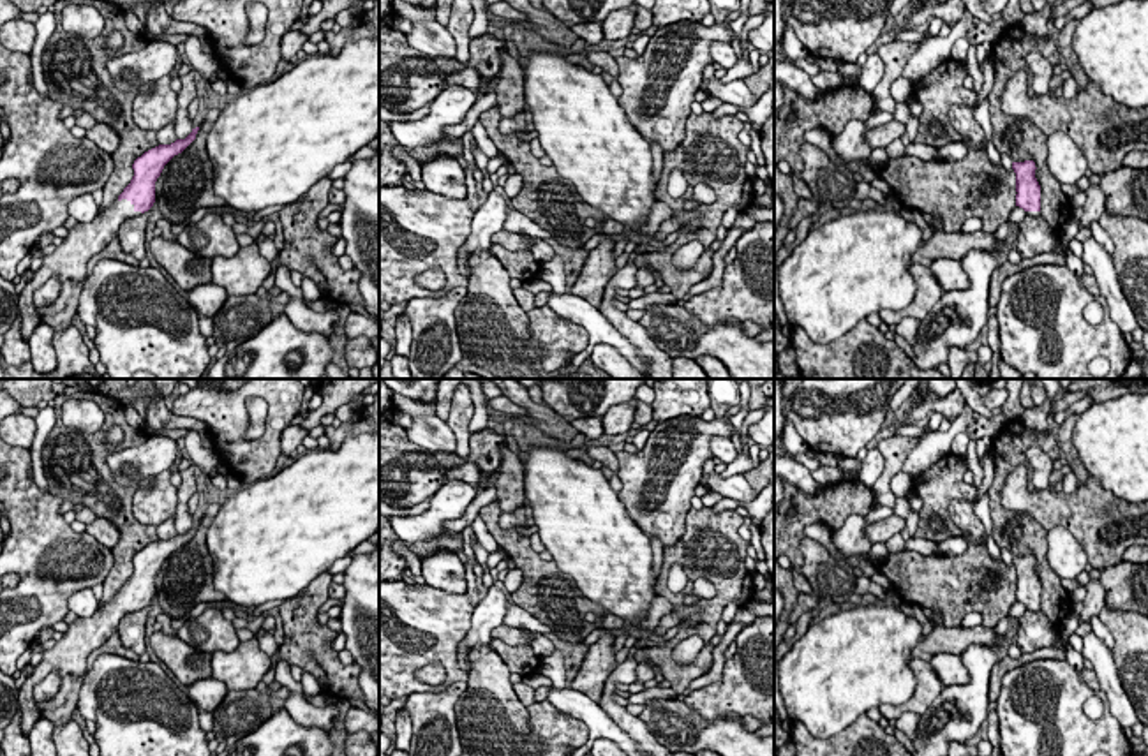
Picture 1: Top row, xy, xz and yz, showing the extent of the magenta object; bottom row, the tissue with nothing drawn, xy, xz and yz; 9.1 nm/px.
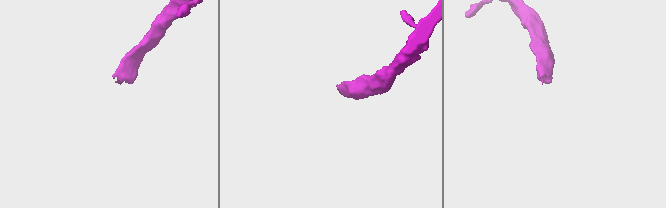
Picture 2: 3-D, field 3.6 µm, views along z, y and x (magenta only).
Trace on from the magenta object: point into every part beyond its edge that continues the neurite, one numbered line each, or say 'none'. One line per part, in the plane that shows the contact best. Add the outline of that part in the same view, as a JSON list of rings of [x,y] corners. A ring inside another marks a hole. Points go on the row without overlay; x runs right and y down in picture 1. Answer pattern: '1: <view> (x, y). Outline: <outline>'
1: xy (69, 654). Outline: [[[116,594],[109,603],[101,604],[92,617],[79,617],[78,622],[69,624],[63,638],[53,649],[42,652],[42,661],[34,666],[34,671],[19,689],[21,731],[26,737],[41,719],[34,687],[53,671],[62,678],[83,675],[88,656],[109,640],[125,613],[138,610],[141,606],[136,606],[130,596]]]

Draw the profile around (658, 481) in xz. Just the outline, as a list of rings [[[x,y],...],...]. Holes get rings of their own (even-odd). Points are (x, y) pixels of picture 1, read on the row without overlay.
[[[670,418],[658,423],[640,451],[615,453],[622,481],[619,500],[642,532],[658,537],[663,548],[684,536],[704,463],[714,458],[711,441],[732,439],[732,428],[727,418]]]

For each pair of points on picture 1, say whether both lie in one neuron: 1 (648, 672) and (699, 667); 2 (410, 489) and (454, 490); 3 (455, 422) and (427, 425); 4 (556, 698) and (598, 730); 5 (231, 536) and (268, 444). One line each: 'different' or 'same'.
1: different
2: different
3: different
4: same
5: different

